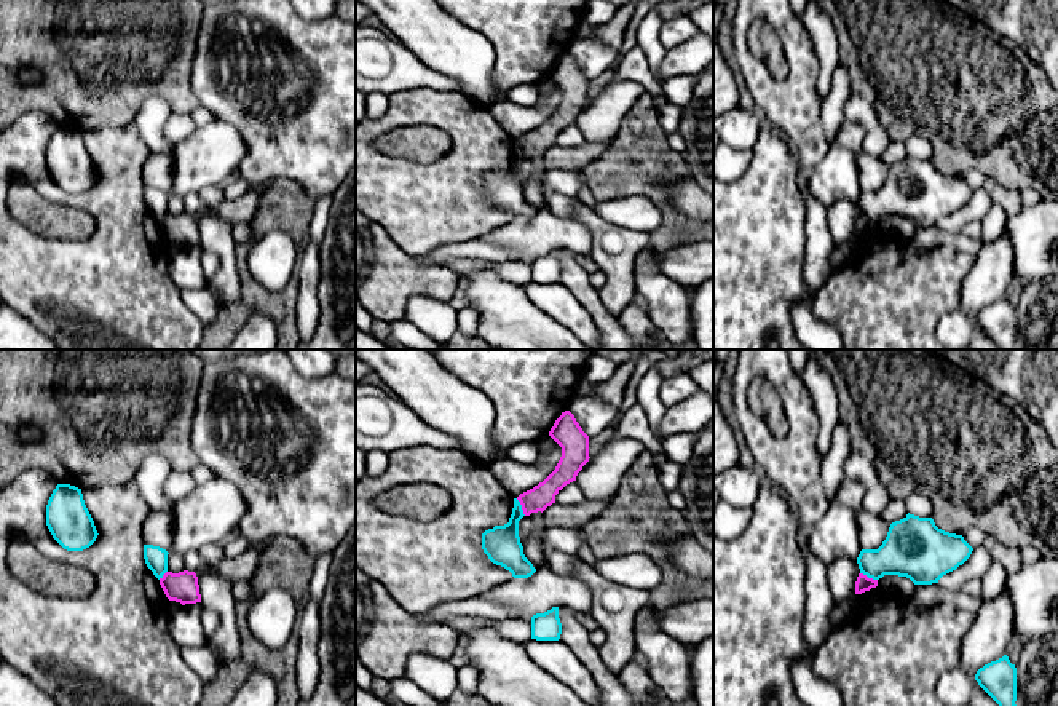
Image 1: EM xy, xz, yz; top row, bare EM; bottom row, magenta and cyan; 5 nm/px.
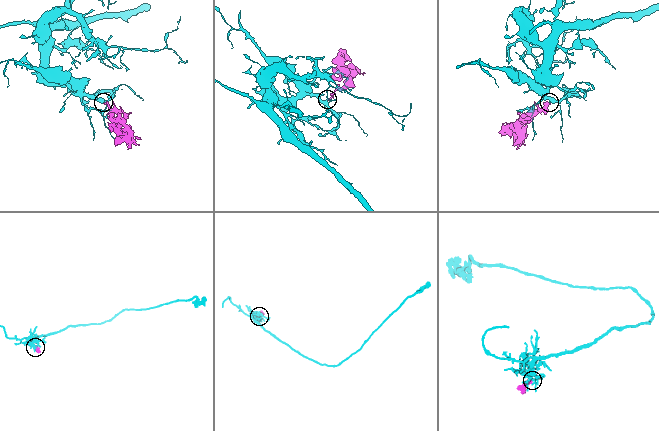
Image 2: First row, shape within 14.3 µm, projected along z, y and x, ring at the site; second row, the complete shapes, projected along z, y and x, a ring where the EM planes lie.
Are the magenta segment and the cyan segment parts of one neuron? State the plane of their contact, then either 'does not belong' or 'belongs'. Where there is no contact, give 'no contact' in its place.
xz | does not belong

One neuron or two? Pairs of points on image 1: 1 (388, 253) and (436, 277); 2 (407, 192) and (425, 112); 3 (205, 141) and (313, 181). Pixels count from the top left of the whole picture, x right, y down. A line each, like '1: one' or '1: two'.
1: one
2: one
3: two

